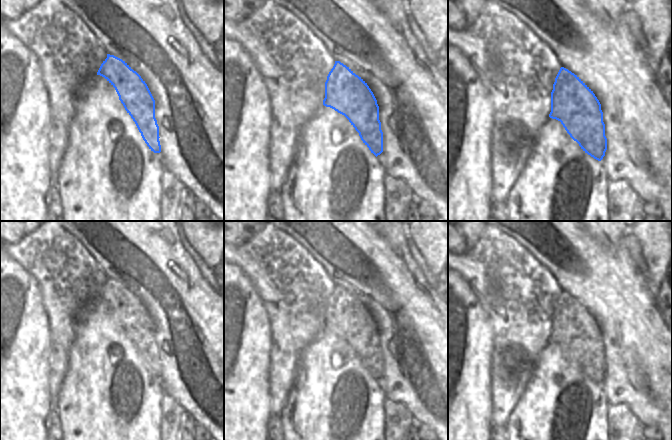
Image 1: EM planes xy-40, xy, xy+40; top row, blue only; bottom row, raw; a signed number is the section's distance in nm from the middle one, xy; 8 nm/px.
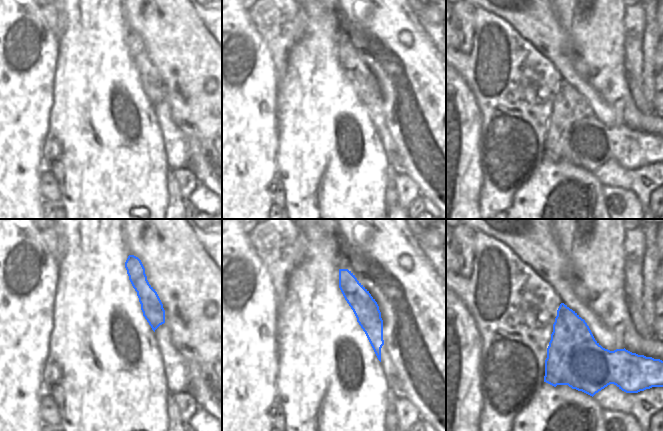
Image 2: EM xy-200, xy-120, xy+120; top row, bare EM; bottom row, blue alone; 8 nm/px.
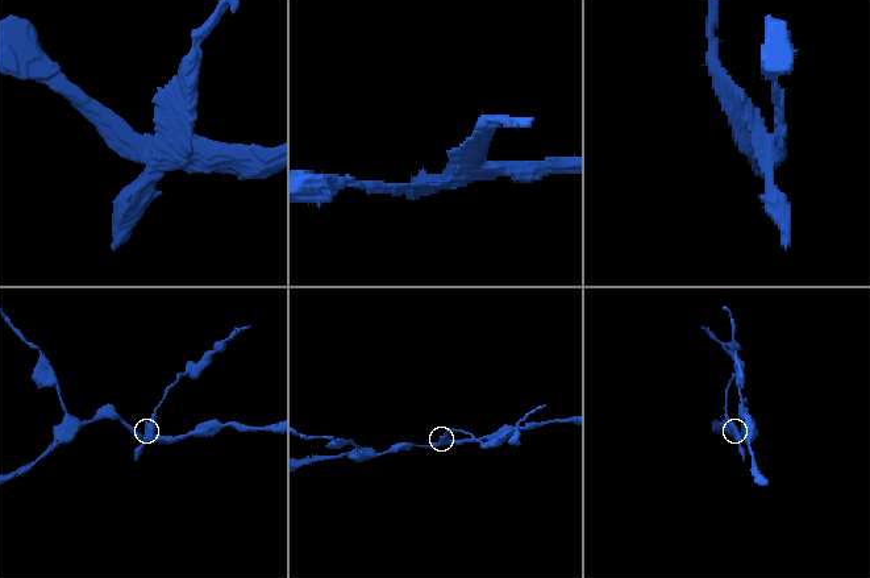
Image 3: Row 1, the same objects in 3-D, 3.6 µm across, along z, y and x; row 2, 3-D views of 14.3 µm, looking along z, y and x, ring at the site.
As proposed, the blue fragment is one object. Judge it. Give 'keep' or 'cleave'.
cleave

